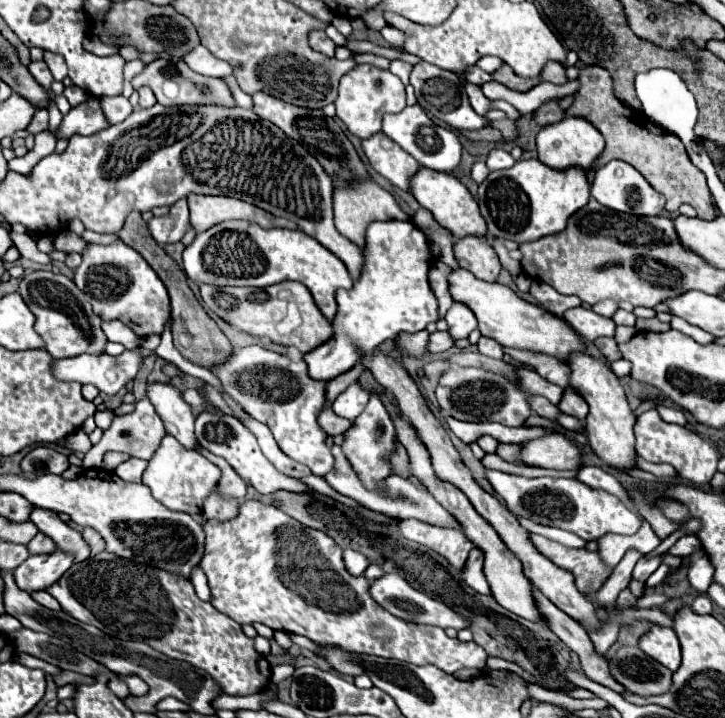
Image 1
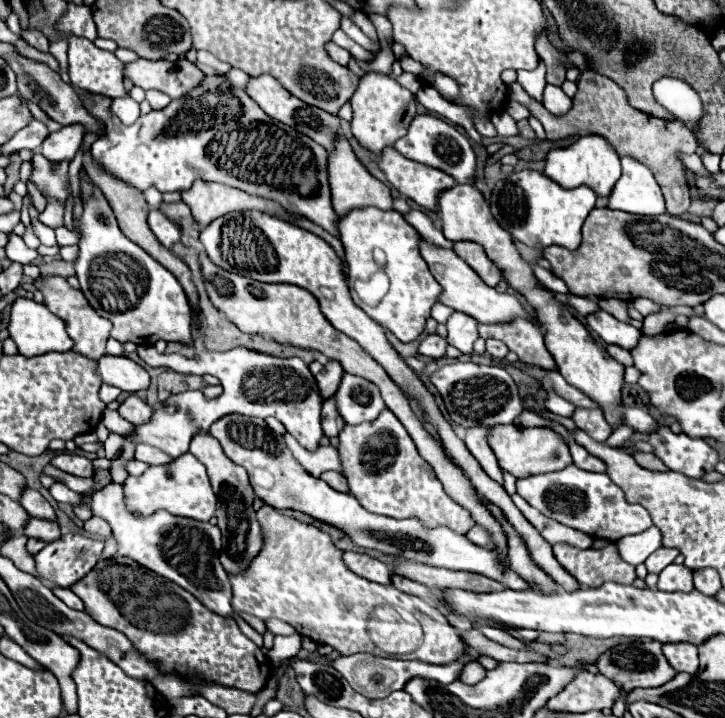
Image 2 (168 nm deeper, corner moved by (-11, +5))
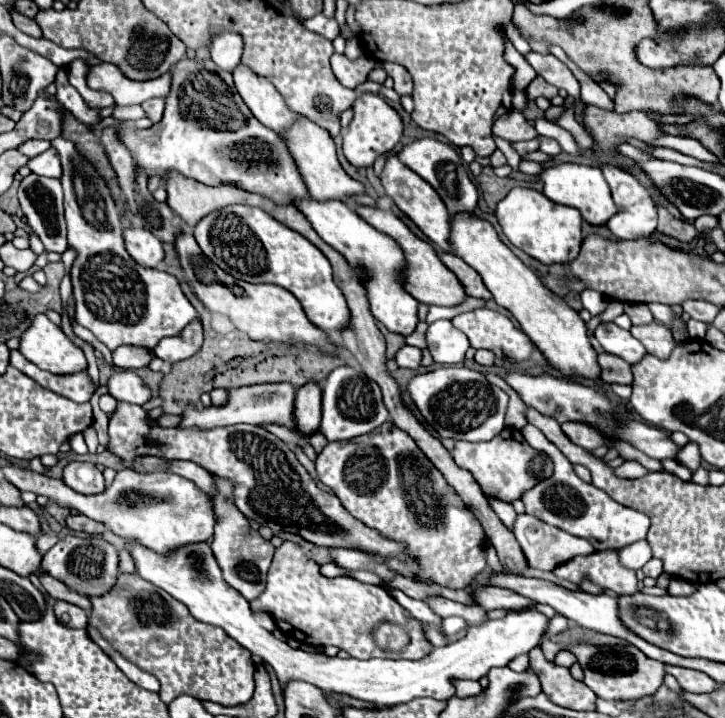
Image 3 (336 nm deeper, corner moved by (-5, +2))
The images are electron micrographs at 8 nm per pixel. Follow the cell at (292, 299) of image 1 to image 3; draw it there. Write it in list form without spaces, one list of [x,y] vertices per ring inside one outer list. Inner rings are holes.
[[[178,233],[176,253],[180,257],[186,281],[190,283],[196,297],[204,303],[204,307],[214,313],[228,315],[230,321],[236,325],[236,329],[246,333],[250,339],[278,341],[278,343],[288,343],[294,339],[296,343],[326,347],[326,351],[340,351],[334,343],[328,341],[328,337],[318,327],[314,327],[306,319],[300,303],[294,299],[294,295],[290,295],[290,291],[278,285],[252,285],[248,281],[228,275],[226,271],[218,269],[216,263],[206,259],[206,255],[202,255],[192,233]]]

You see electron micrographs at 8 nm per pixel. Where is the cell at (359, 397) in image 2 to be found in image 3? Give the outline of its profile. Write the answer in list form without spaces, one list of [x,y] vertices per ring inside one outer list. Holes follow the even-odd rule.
[[[352,365],[336,367],[328,379],[324,381],[322,389],[322,423],[320,433],[332,443],[332,441],[346,441],[354,439],[358,435],[366,435],[380,427],[388,415],[386,407],[382,403],[382,393],[378,383],[374,383],[364,371]]]

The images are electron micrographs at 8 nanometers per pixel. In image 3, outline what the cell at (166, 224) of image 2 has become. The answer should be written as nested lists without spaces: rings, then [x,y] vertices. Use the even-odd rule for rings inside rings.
[[[134,227],[126,229],[124,243],[126,243],[126,251],[130,251],[130,257],[142,267],[154,269],[164,259],[162,243],[146,229],[134,229]]]

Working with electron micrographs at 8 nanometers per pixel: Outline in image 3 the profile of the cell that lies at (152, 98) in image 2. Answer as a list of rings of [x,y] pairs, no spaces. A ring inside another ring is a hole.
[[[162,97],[148,99],[146,103],[142,103],[142,109],[146,111],[146,115],[152,123],[158,123],[162,119],[162,113],[164,113],[164,99]]]

